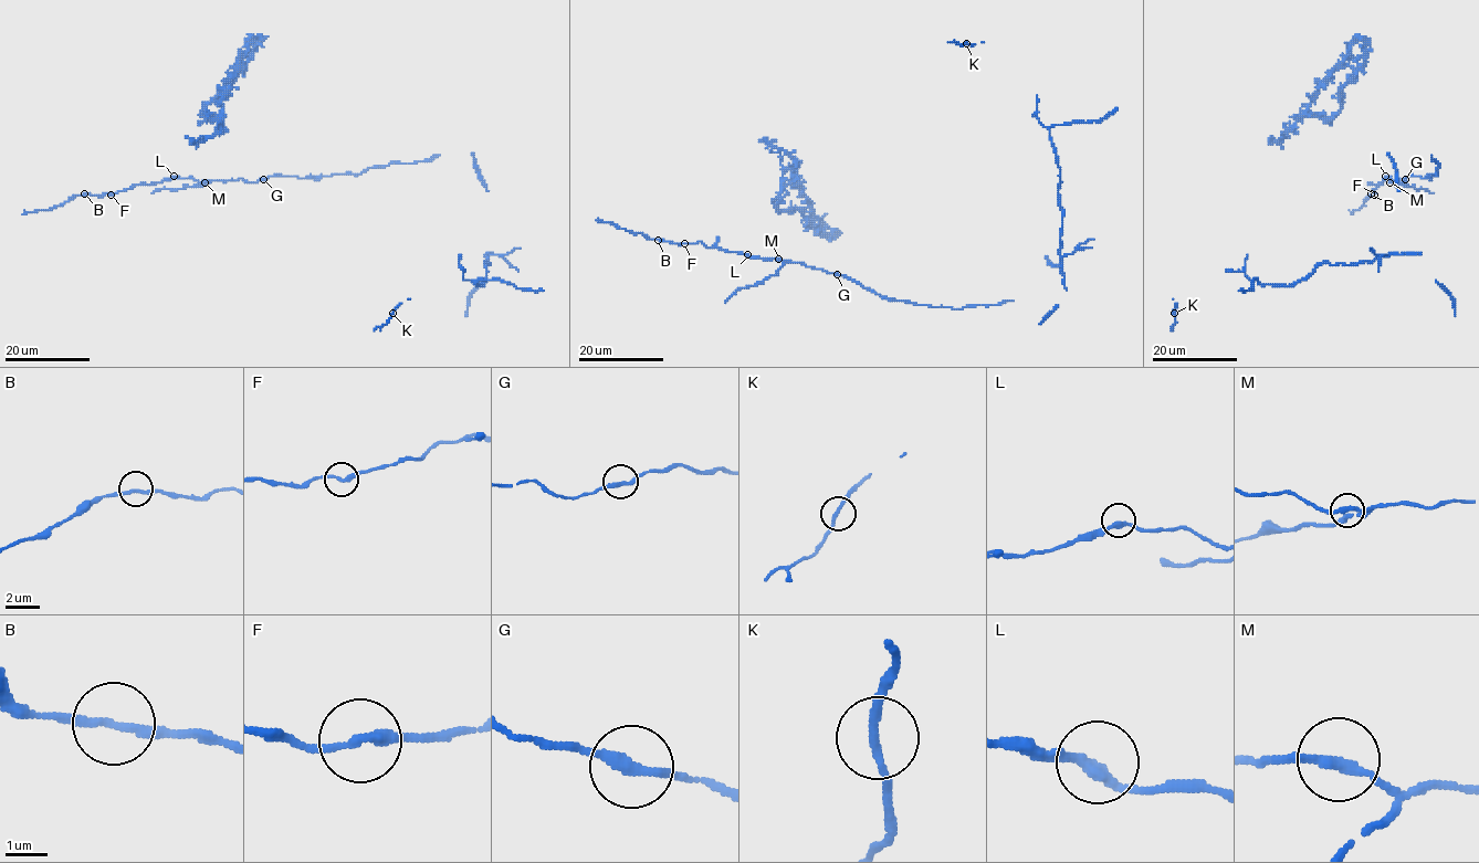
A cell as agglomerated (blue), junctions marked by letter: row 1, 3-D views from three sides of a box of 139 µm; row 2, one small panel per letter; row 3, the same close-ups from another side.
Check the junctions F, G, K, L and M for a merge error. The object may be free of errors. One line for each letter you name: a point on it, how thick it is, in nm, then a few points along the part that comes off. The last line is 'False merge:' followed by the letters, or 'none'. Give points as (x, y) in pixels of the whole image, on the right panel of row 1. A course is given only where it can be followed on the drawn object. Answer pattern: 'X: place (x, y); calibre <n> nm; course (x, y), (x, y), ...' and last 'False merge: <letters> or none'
False merge: none

